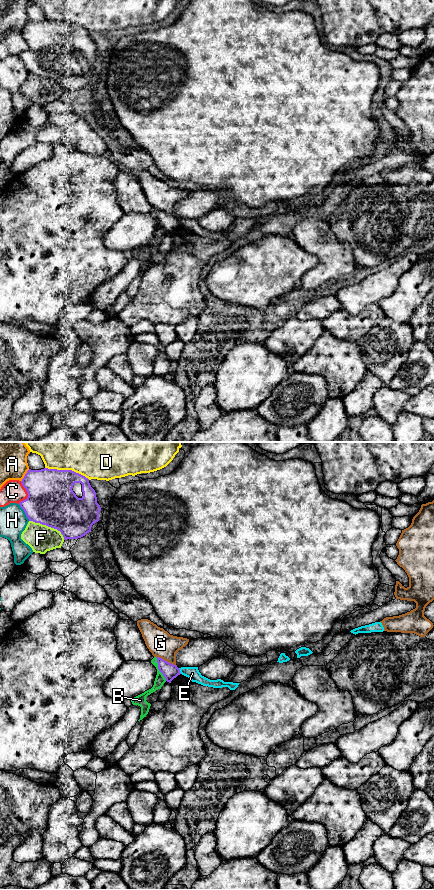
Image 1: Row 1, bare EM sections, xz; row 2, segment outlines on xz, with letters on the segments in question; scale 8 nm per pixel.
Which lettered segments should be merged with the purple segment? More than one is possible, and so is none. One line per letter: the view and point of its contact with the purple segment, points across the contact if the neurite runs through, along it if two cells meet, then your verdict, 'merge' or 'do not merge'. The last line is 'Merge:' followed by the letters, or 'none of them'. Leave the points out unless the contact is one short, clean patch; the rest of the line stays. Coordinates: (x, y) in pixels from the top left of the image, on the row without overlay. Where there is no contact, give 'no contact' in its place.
A: meets purple in xz at (25, 27); do not merge
B: meets purple in xz at (158, 220); border along xz (155, 209), (158, 215), (158, 222), (166, 232); do not merge
C: meets purple in xz at (27, 44); do not merge
D: meets purple in xz at (67, 22); do not merge
E: meets purple in xz at (179, 223); border along xz (178, 220), (181, 225); do not merge
F: meets purple in xz at (48, 78); do not merge
G: meets purple in xz at (166, 213); do not merge
H: meets purple in xz at (24, 63); do not merge
Merge: none of them

